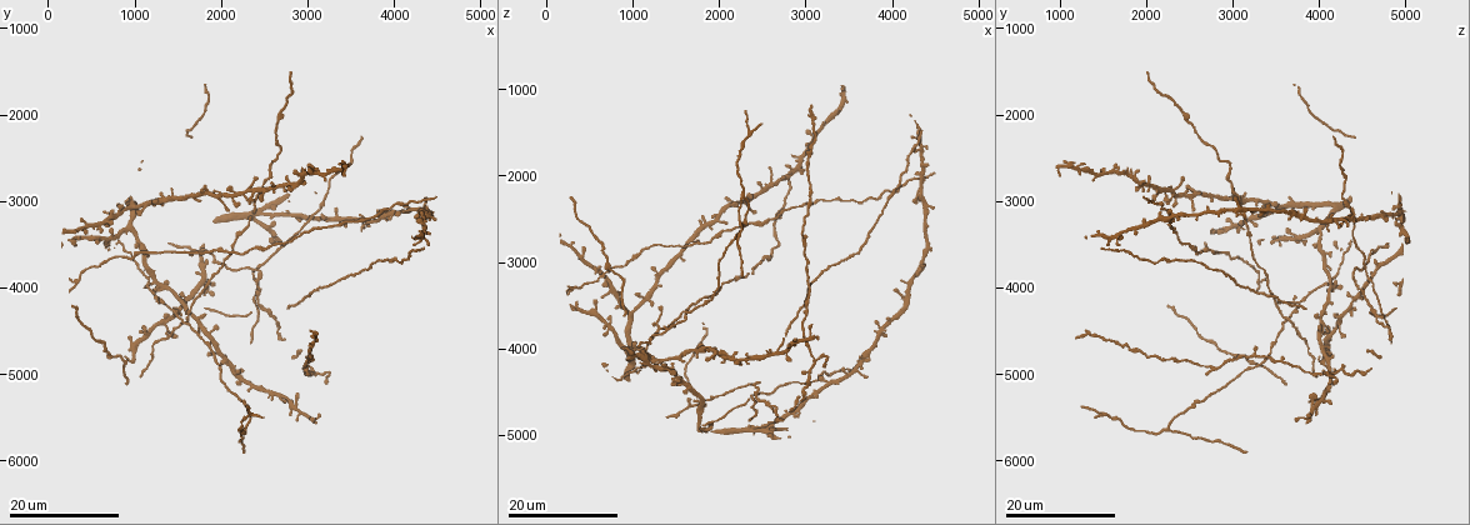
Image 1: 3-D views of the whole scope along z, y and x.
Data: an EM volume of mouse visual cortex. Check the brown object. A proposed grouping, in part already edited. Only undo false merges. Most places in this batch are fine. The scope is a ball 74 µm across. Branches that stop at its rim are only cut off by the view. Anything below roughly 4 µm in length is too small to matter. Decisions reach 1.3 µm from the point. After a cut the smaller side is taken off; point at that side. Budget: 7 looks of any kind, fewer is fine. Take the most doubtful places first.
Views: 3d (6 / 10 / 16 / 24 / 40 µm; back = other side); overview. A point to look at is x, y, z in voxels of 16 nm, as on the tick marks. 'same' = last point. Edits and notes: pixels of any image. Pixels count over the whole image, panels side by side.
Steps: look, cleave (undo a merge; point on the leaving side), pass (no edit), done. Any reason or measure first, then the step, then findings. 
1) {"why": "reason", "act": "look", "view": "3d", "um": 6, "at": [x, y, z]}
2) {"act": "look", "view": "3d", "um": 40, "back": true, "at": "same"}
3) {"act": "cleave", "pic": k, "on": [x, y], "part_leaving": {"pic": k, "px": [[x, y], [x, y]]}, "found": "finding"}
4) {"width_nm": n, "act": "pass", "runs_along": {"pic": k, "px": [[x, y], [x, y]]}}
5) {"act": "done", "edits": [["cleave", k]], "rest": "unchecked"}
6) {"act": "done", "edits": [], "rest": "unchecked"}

{"why": "four or more arms meet", "act": "look", "view": "3d", "um": 24, "at": [1300, 4200, 3750]}

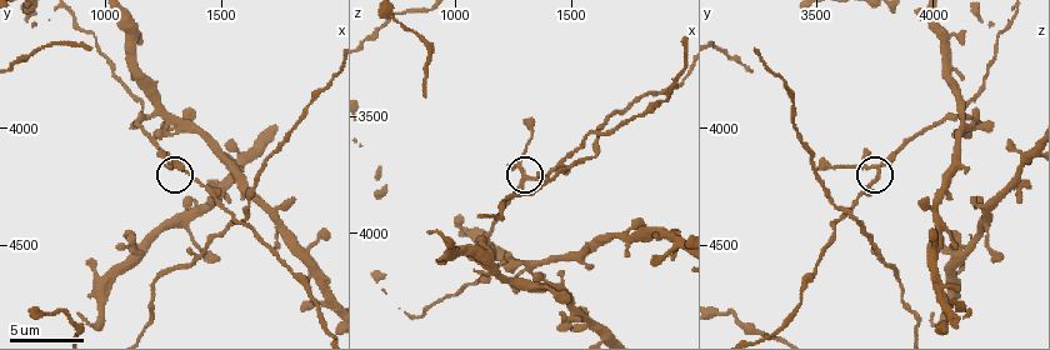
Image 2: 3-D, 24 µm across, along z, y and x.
{"why": "zoom in", "act": "look", "view": "3d", "um": 6, "at": [1310, 4170, 3760]}

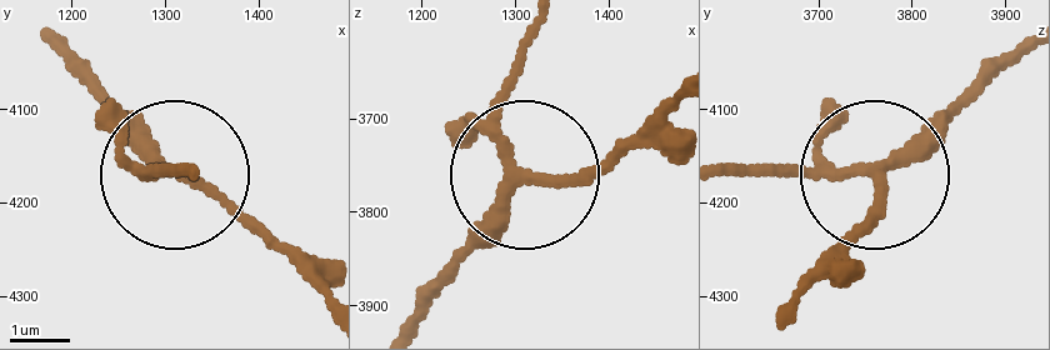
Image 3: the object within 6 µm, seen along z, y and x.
{"act": "pass", "found": "continuous, no second neuron"}

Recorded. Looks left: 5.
{"why": "four or more arms meet", "act": "look", "view": "3d", "um": 10, "at": [1220, 3930, 4130]}

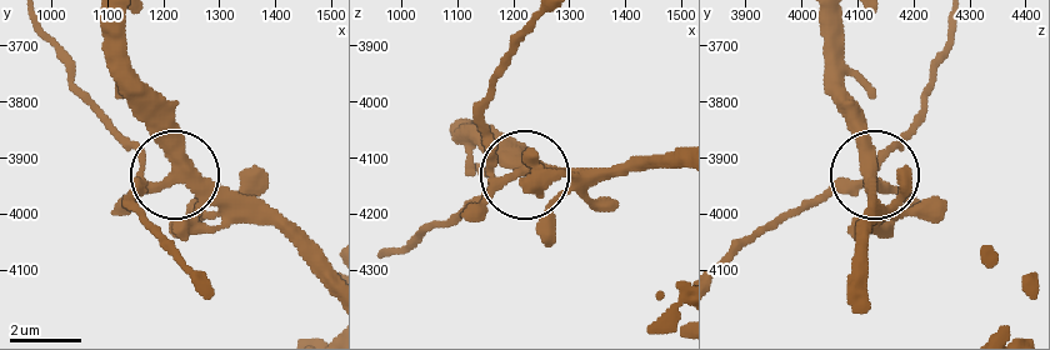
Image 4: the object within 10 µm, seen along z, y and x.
{"act": "look", "view": "3d", "um": 6, "at": "same"}

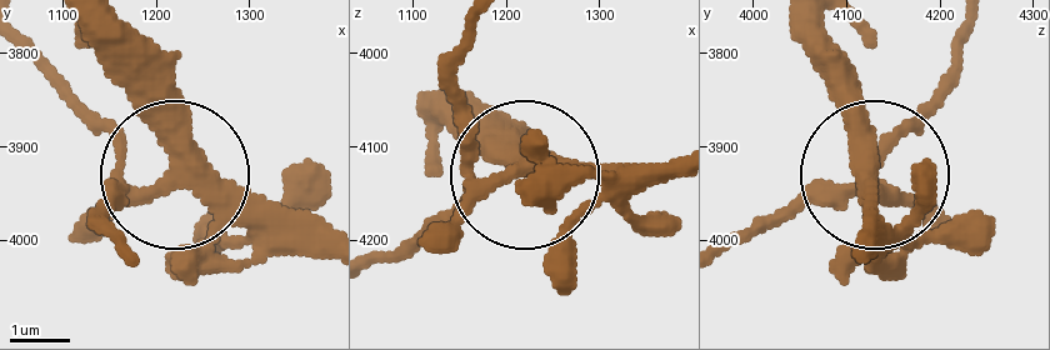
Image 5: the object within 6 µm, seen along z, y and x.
{"width_nm": 330, "act": "pass", "found": "all the same neuron"}

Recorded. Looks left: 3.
{"why": "looks like a crossing", "act": "look", "view": "3d", "um": 10, "at": [1550, 4370, 3610]}

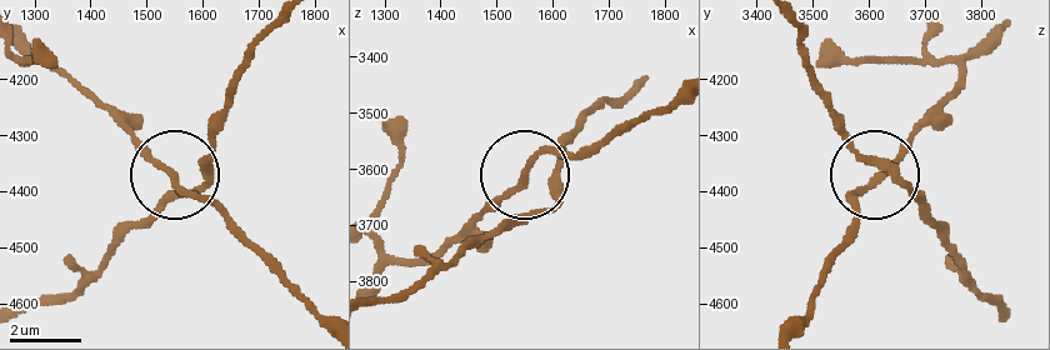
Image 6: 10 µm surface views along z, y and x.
{"act": "look", "view": "3d", "um": 10, "back": true, "at": [1545, 4370, 3620]}

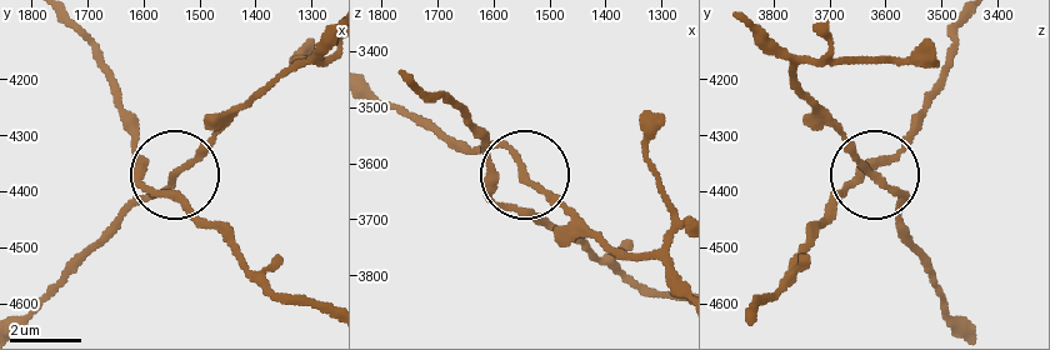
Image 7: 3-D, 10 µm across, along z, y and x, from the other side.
{"side_arm_um": 57, "arms": 4, "act": "pass", "found": "one neuron here"}

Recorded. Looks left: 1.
{"act": "done", "edits": [], "rest": "unchecked"}

